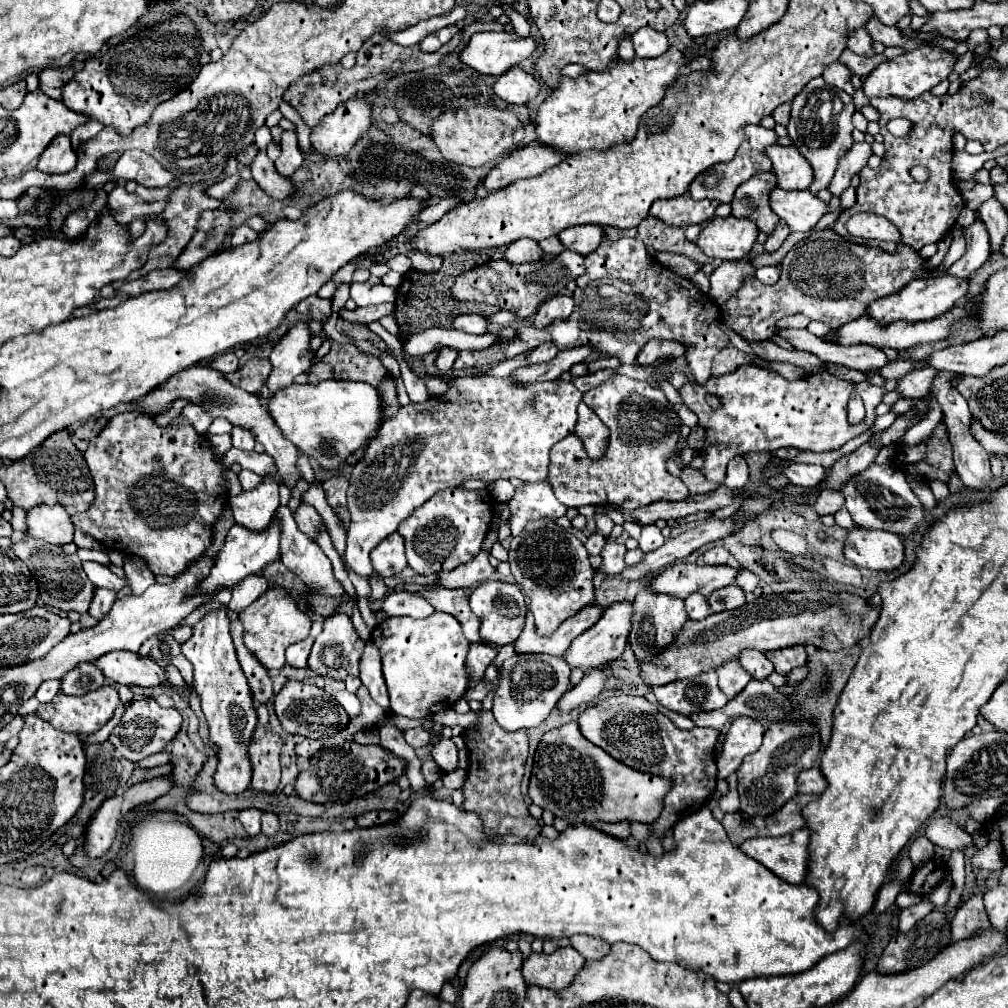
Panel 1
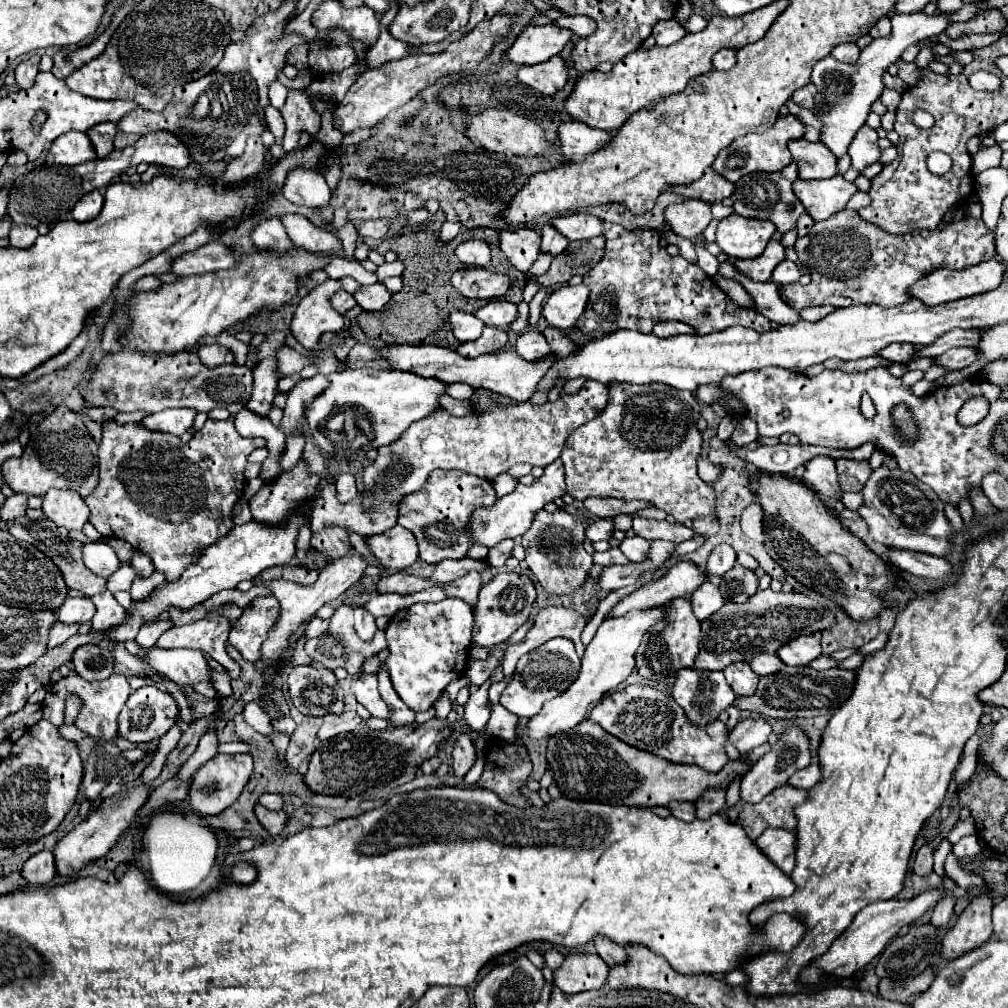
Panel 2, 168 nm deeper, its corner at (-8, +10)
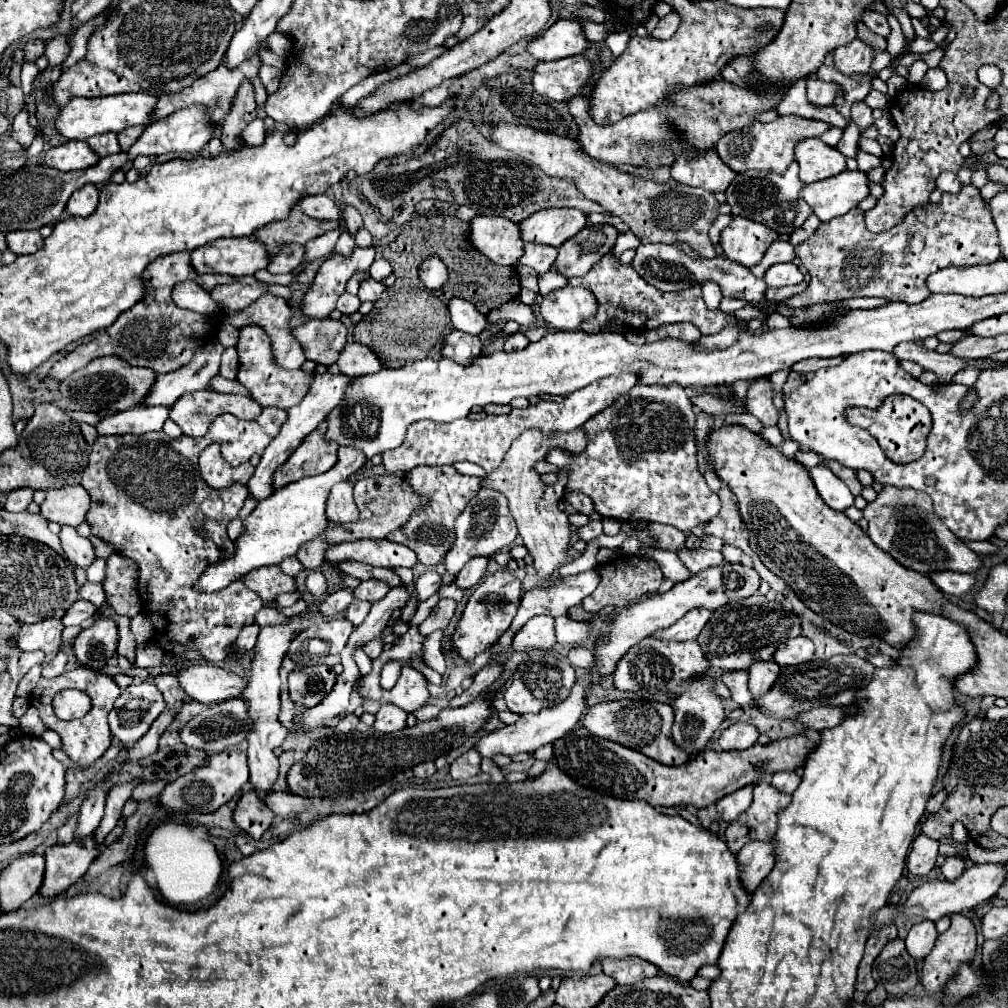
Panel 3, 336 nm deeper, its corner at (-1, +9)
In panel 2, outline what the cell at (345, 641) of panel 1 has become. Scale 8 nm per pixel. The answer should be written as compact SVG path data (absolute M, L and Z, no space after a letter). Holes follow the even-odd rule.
M342 605L339 607L333 616L330 618L329 629L317 637L317 639L309 639L305 643L305 651L311 659L323 663L327 669L331 667L347 667L347 671L351 675L357 673L357 669L361 667L361 663L373 655L377 655L379 651L387 649L387 643L385 643L385 633L379 631L371 641L361 641L359 635L355 633L354 619L353 619L354 608L348 605Z

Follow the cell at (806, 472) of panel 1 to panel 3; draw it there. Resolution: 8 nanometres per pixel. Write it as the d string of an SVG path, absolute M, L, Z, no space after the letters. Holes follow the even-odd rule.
M826 466L812 468L810 476L812 476L814 484L816 484L818 494L822 496L822 500L830 508L842 512L842 510L846 510L846 508L850 508L854 504L854 496L848 492L846 484L842 484Z

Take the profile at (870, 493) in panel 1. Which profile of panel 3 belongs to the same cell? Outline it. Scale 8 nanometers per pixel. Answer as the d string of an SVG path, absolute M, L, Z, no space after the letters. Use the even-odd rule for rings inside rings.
M882 488L878 498L864 508L864 518L868 522L868 536L872 542L910 570L932 574L946 570L976 572L982 568L982 556L972 552L942 524L942 520L938 520L926 492L914 492L910 488Z

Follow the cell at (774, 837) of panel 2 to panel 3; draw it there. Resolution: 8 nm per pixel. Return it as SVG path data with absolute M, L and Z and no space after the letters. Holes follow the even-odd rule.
M754 842L746 844L738 854L738 868L740 868L740 880L746 892L754 892L760 882L768 876L770 868L774 866L774 854L772 854L772 842Z

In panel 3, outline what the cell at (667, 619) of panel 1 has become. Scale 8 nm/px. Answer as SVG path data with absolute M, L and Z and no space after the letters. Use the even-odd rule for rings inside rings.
M646 638L622 656L622 660L616 664L616 670L612 672L612 680L614 688L618 688L620 692L630 692L634 700L672 704L676 700L676 688L698 674L706 674L708 668L710 662L696 640L666 642Z

